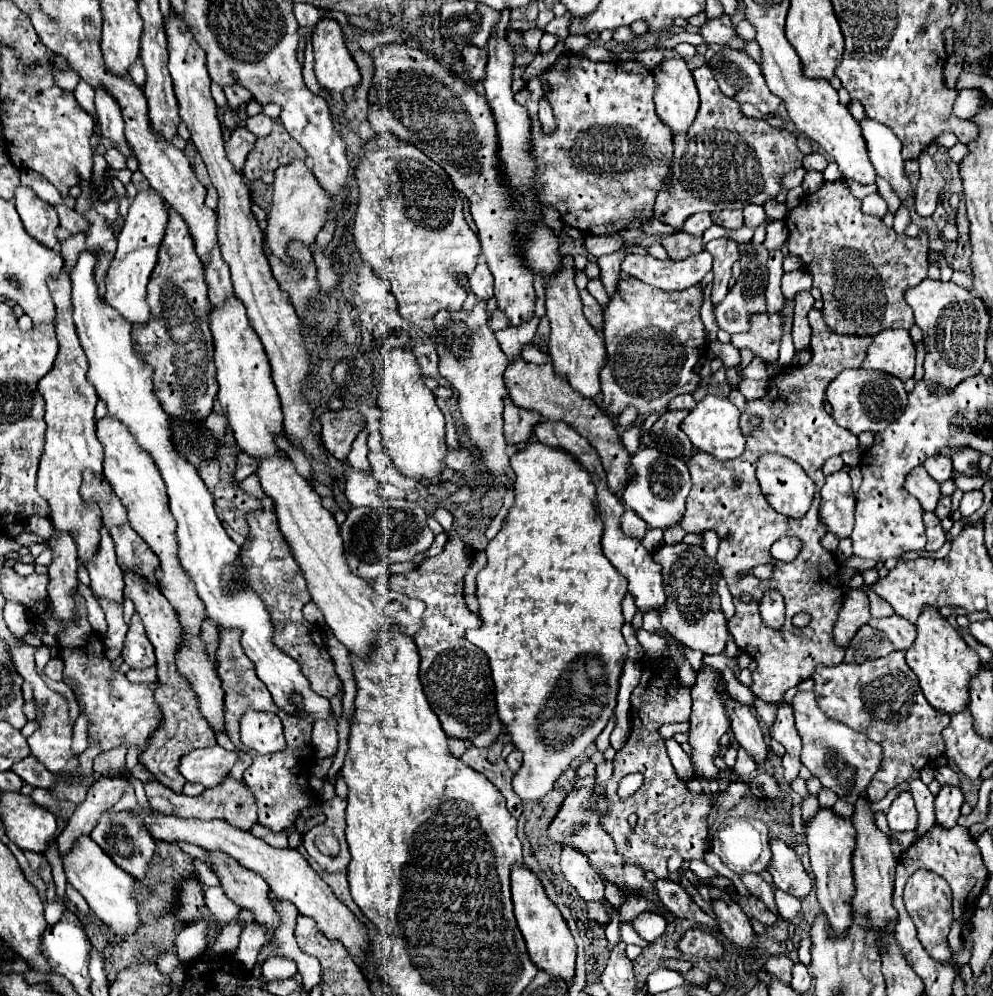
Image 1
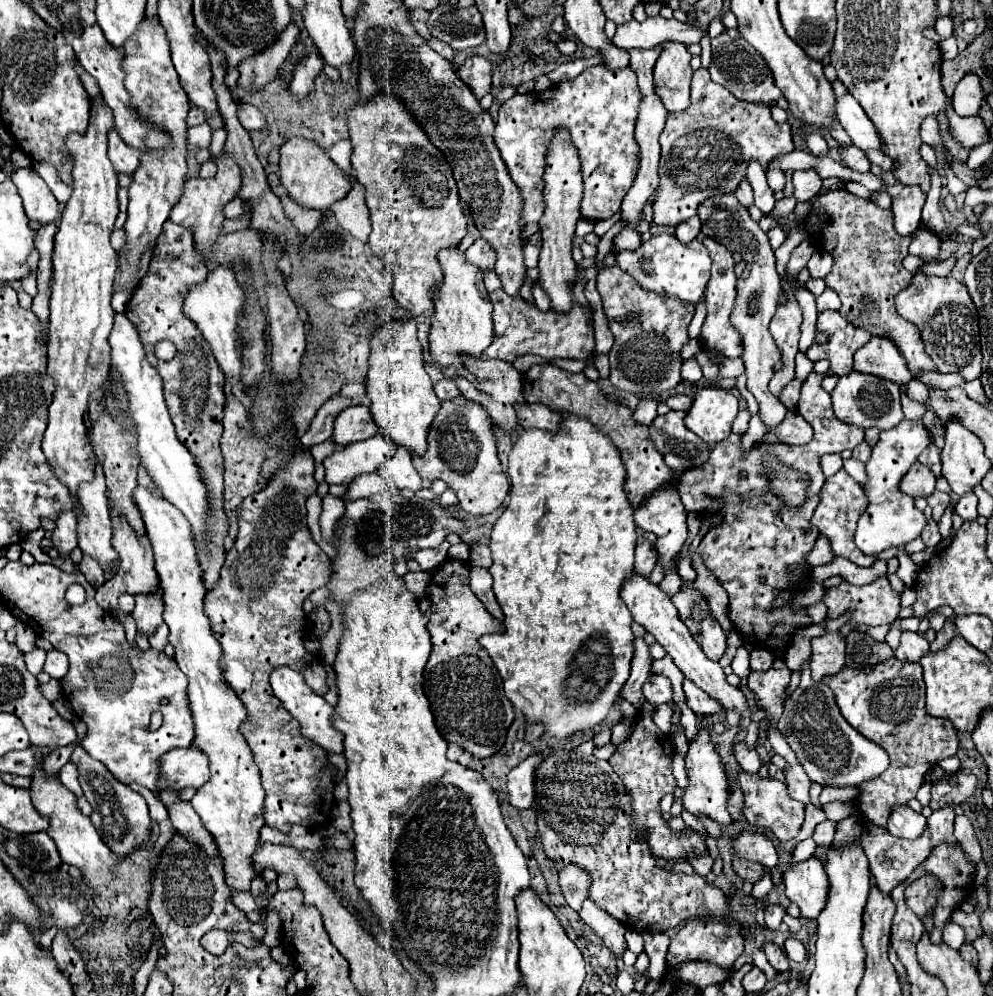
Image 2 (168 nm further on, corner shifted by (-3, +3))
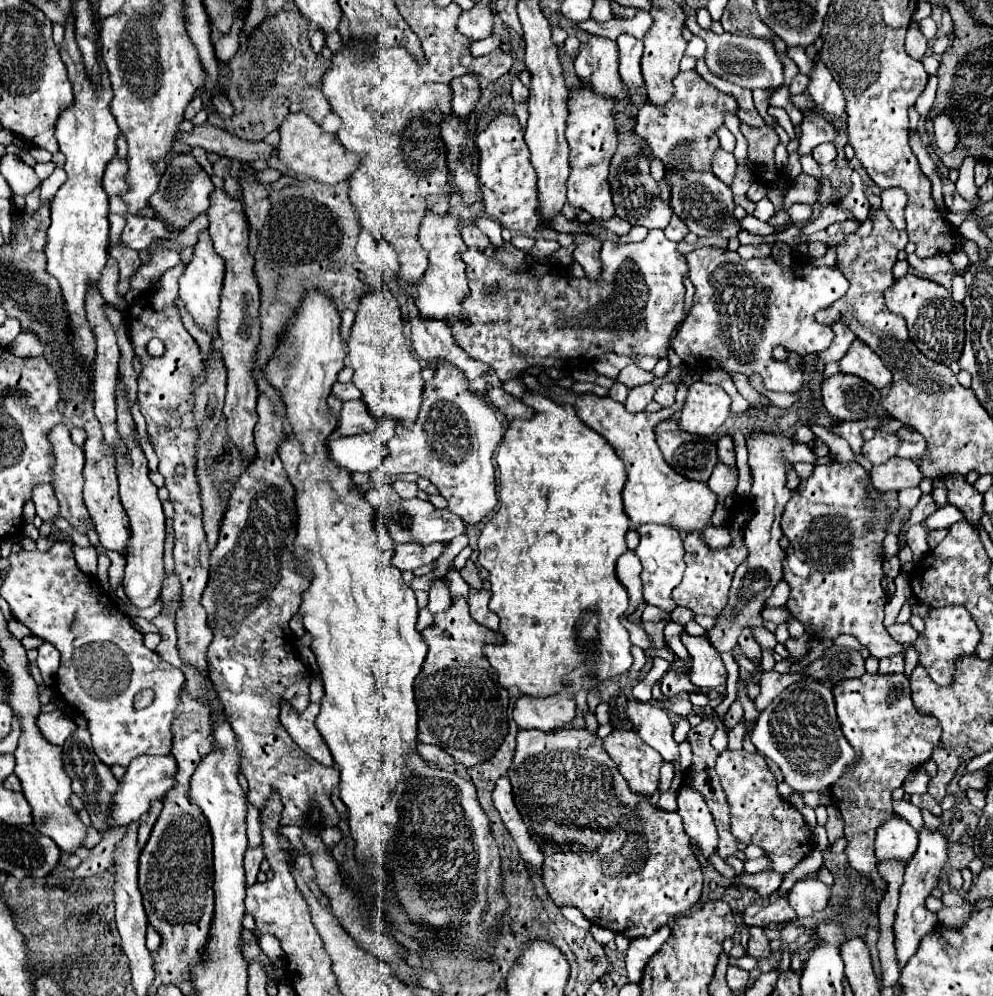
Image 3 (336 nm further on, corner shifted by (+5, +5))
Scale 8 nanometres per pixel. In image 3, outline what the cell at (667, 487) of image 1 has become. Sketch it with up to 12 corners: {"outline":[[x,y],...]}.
{"outline":[[641,525],[643,595],[671,613],[681,583],[683,539],[667,525]]}

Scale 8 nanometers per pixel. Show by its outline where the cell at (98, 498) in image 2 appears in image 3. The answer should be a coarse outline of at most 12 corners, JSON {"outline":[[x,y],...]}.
{"outline":[[67,425],[47,433],[53,447],[53,491],[75,529],[93,529],[85,509],[83,449]]}

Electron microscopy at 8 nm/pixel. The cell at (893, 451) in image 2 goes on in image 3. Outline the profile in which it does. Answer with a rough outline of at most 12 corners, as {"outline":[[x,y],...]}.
{"outline":[[875,431],[861,451],[873,463],[889,461],[899,449],[895,433]]}

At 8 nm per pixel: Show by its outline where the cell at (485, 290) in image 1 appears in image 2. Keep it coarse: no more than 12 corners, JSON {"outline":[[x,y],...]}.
{"outline":[[477,239],[465,257],[479,271],[495,267],[495,255],[489,243]]}

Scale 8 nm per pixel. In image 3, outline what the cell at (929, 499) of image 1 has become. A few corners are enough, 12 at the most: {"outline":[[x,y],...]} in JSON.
{"outline":[[893,457],[873,465],[877,491],[901,491],[921,483],[915,461]]}

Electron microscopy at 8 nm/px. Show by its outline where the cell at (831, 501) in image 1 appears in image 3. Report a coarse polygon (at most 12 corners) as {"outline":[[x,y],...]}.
{"outline":[[815,465],[781,515],[787,607],[811,639],[905,655],[883,625],[895,491]]}

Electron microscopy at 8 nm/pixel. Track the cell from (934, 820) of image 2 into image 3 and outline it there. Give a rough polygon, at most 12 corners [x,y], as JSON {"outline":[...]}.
{"outline":[[919,833],[905,869],[893,933],[899,969],[935,929],[925,907],[947,863],[947,839]]}

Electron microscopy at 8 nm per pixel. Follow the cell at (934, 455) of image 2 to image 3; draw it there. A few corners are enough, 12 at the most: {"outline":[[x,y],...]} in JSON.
{"outline":[[905,433],[897,457],[919,459],[927,449],[919,433]]}

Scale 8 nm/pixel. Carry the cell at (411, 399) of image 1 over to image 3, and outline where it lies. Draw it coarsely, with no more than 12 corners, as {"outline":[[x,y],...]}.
{"outline":[[389,289],[359,299],[353,383],[377,419],[411,425],[421,365]]}

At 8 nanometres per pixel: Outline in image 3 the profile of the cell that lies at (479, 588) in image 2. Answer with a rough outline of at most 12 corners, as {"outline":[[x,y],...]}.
{"outline":[[469,591],[475,623],[499,631],[499,617],[489,611],[489,591]]}

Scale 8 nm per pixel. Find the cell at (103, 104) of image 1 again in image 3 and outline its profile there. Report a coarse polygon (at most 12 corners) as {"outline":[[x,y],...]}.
{"outline":[[113,159],[103,177],[109,197],[123,197],[127,185],[127,161]]}

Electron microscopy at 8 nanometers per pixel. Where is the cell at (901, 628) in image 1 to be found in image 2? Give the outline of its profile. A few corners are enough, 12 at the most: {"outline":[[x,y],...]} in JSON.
{"outline":[[903,631],[895,657],[917,663],[929,643],[919,633]]}

